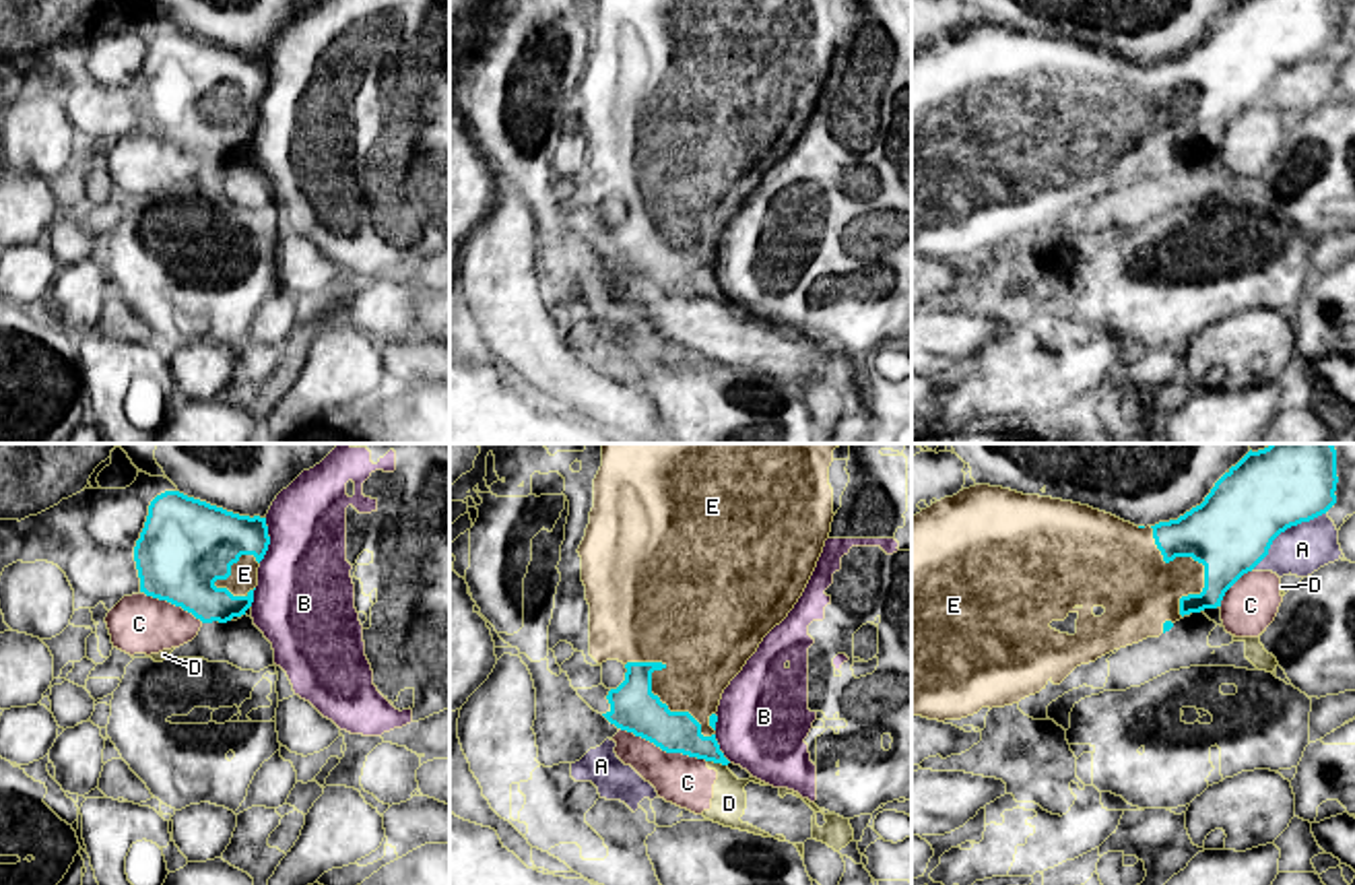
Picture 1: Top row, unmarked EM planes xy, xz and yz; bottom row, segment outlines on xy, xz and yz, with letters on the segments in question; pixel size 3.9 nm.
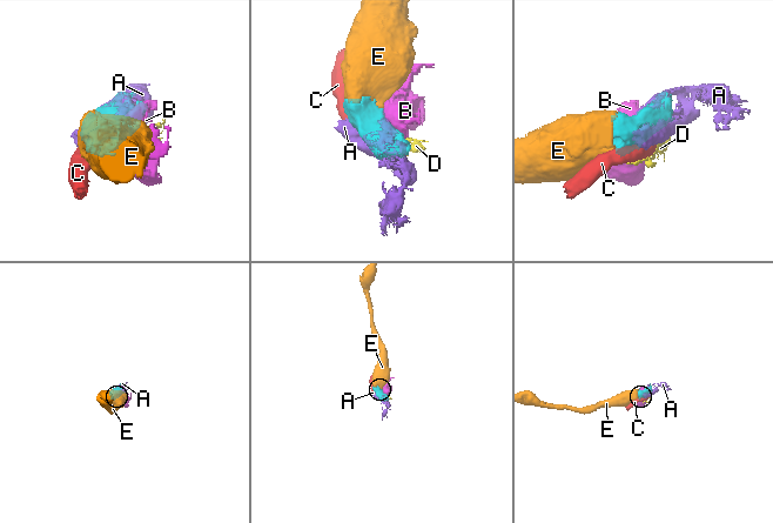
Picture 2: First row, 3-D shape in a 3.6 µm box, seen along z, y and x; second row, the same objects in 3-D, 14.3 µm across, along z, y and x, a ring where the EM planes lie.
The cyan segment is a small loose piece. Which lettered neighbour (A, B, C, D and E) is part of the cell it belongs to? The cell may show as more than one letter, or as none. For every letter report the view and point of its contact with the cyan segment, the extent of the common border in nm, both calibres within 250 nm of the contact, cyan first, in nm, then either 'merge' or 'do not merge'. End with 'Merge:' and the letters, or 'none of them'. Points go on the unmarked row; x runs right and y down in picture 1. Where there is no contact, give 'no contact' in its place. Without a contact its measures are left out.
A: yz (1283, 69) | 380 nm | 320/200 nm | do not merge
B: xy (269, 79) | 180 nm | 280/380 nm | do not merge
C: xz (663, 287) | 380 nm | 190/200 nm | do not merge
D: xz (718, 300) | 80 nm | 160/140 nm | do not merge
E: xz (650, 227) | 440 nm | 190/300 nm | merge
Merge: E

